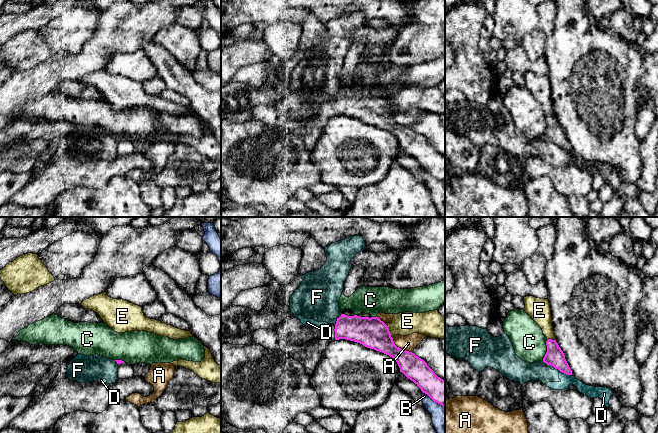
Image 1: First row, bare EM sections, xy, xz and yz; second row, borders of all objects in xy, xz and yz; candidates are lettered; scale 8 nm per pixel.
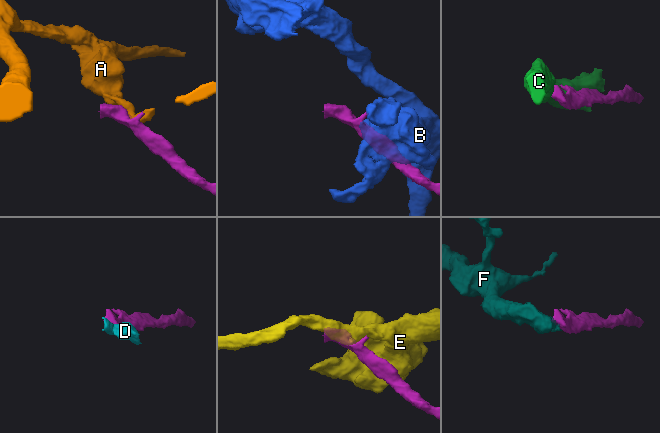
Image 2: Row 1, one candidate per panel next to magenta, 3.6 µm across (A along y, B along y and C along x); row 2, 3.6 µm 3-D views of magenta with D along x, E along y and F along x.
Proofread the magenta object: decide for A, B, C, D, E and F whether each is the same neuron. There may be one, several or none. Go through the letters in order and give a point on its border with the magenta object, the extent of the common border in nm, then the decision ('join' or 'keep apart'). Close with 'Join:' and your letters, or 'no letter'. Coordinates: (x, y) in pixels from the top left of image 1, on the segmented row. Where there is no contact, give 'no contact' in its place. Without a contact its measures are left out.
A: meets magenta in xz at (400, 348); contact 200 nm long; keep apart
B: meets magenta in xz at (433, 400); contact 220 nm long; keep apart
C: meets magenta in yz at (547, 350); contact 170 nm long; keep apart
D: meets magenta in yz at (566, 374); contact 100 nm long; keep apart
E: meets magenta in xz at (388, 330); contact 150 nm long; keep apart
F: meets magenta in xz at (340, 316); contact 60 nm long; keep apart
Join: no letter

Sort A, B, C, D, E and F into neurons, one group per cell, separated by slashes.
A / B / C / D F / E

